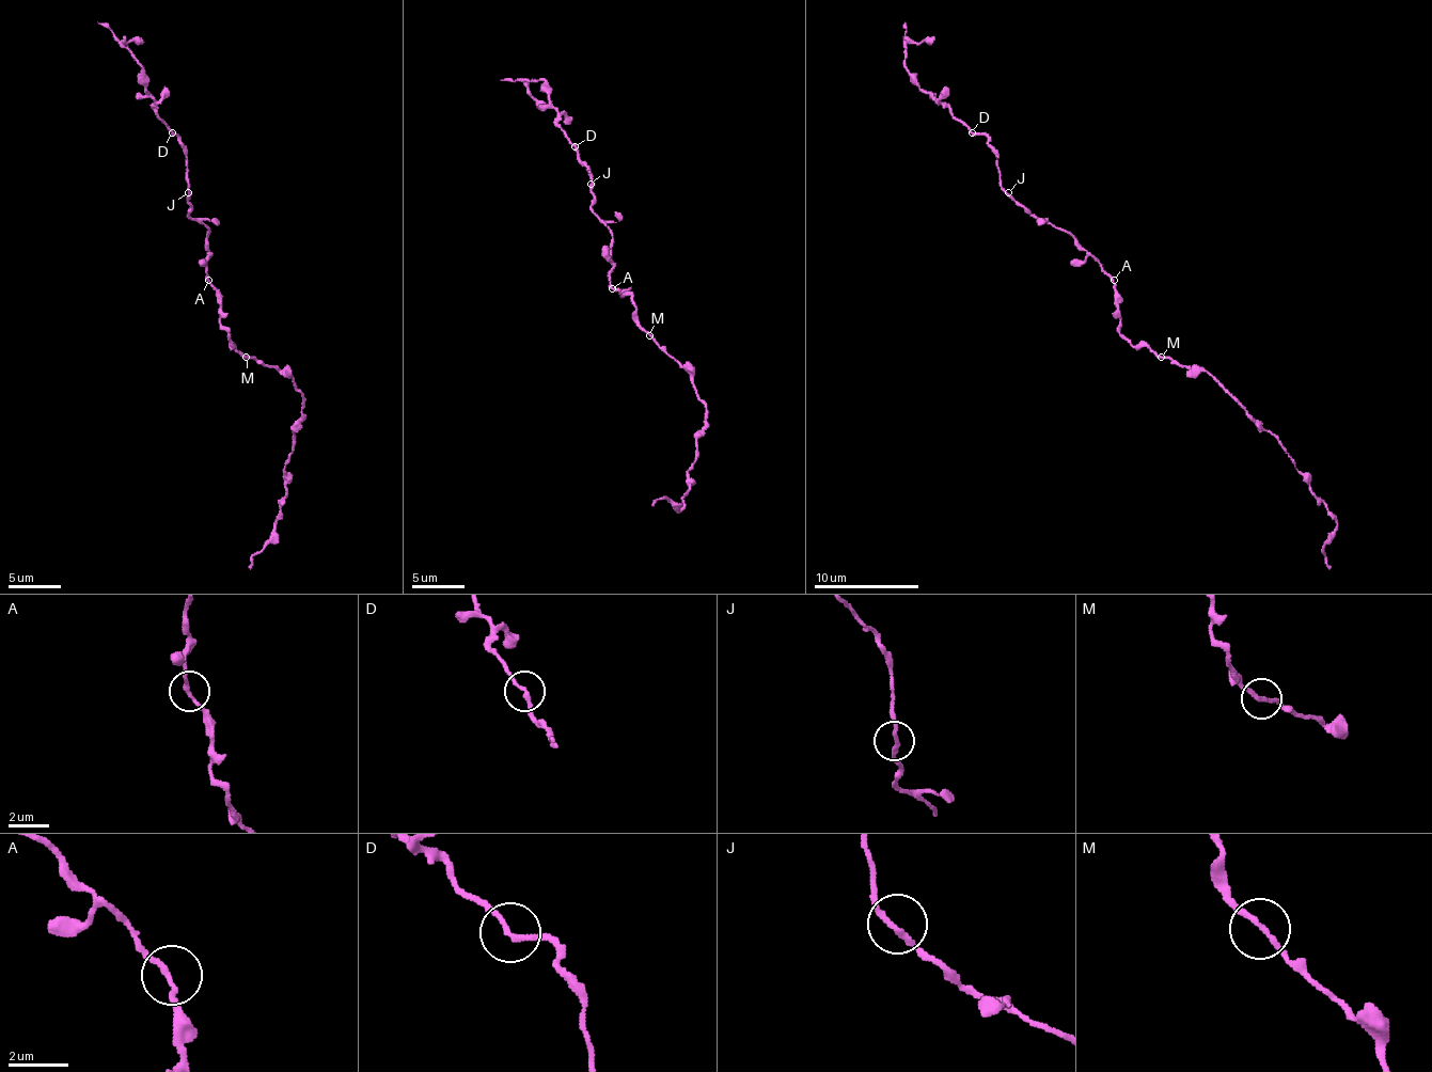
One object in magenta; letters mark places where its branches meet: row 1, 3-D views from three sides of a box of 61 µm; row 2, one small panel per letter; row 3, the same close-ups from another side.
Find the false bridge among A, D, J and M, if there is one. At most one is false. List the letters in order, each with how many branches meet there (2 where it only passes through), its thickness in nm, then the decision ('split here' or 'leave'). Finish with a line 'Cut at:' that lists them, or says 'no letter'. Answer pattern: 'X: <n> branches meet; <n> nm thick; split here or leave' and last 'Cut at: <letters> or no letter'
A: 2 branches meet; 180 nm thick; leave
D: 2 branches meet; 180 nm thick; leave
J: 2 branches meet; 190 nm thick; leave
M: 2 branches meet; 190 nm thick; leave
Cut at: no letter

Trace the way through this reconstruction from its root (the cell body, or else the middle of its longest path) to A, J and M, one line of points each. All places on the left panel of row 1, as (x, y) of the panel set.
A: (219, 303), (219, 293), (208, 280)
J: (219, 303), (219, 293), (206, 271), (208, 230), (188, 214), (188, 192)
M: (219, 303), (219, 325), (227, 332), (227, 340), (246, 356)

